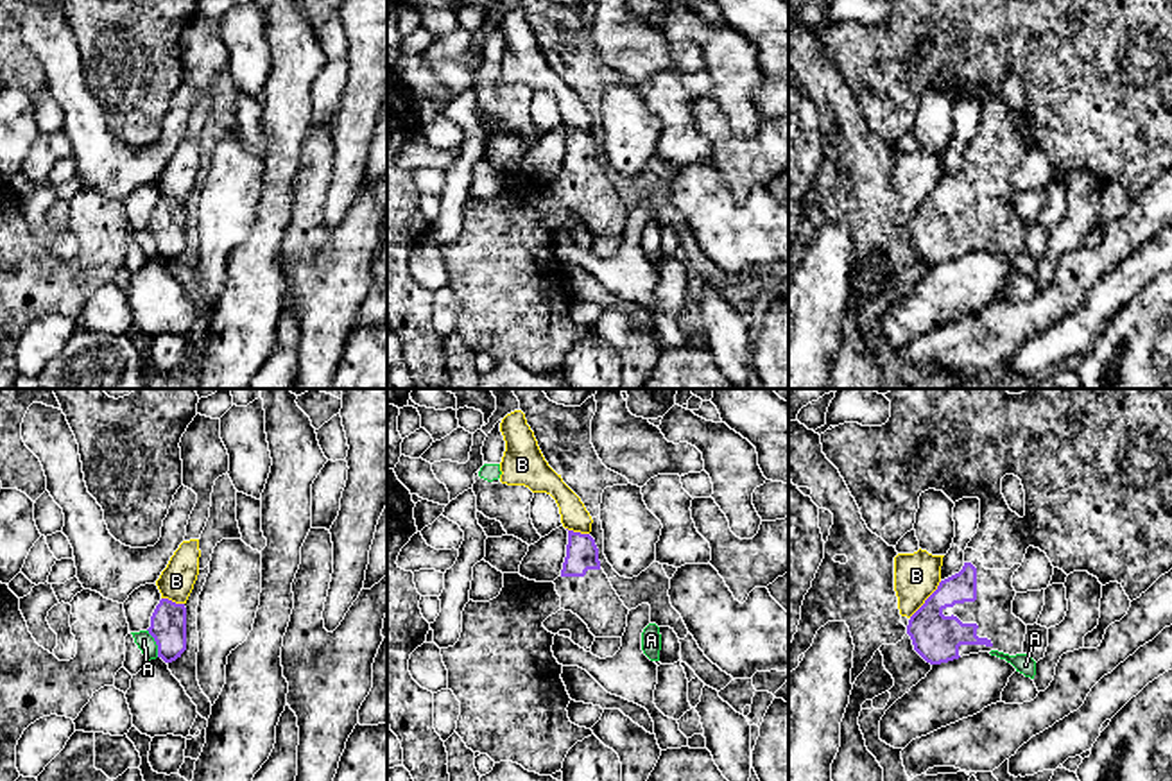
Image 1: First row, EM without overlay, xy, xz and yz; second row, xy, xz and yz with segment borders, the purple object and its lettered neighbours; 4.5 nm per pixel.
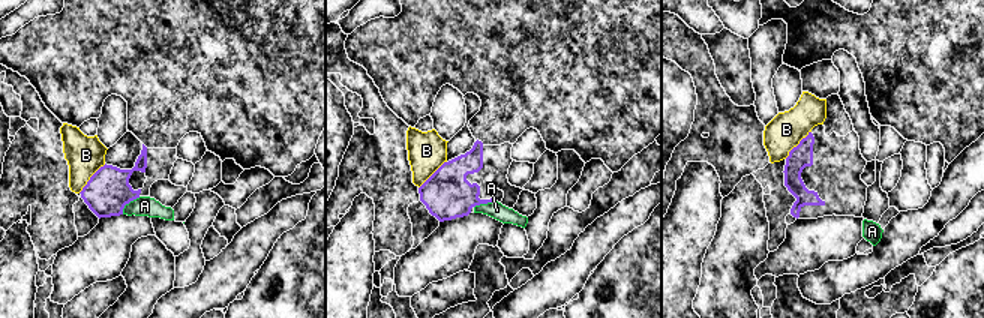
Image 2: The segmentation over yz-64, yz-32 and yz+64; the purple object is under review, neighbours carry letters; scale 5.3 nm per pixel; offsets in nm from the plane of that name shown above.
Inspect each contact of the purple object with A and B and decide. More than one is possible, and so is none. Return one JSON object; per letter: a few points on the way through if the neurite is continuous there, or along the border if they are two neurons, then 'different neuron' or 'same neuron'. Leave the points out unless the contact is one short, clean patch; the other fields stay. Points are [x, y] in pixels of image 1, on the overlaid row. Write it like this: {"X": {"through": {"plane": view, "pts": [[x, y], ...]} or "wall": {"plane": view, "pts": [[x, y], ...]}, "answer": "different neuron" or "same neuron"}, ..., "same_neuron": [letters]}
{"A": {"wall": {"plane": "xy", "pts": [[147, 629], [158, 656]]}, "answer": "different neuron"}, "B": {"answer": "different neuron"}, "same_neuron": []}

